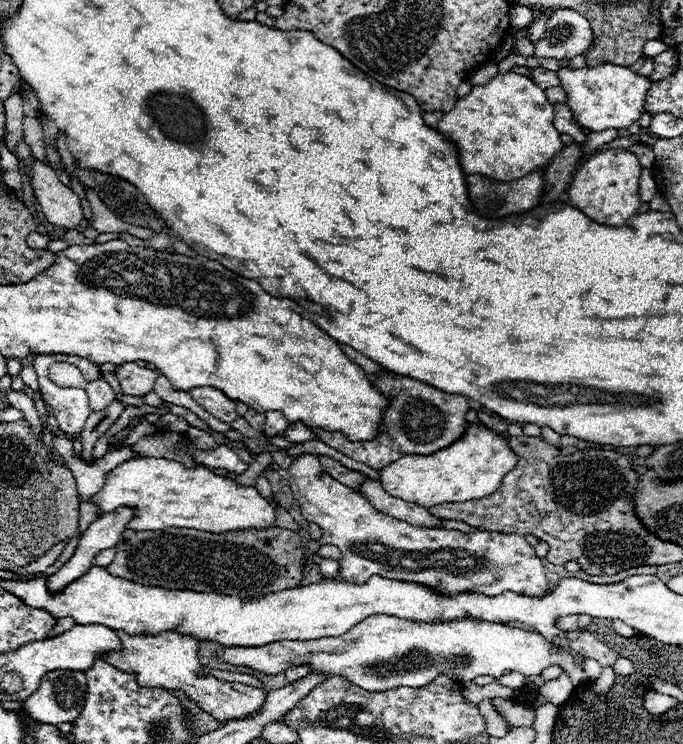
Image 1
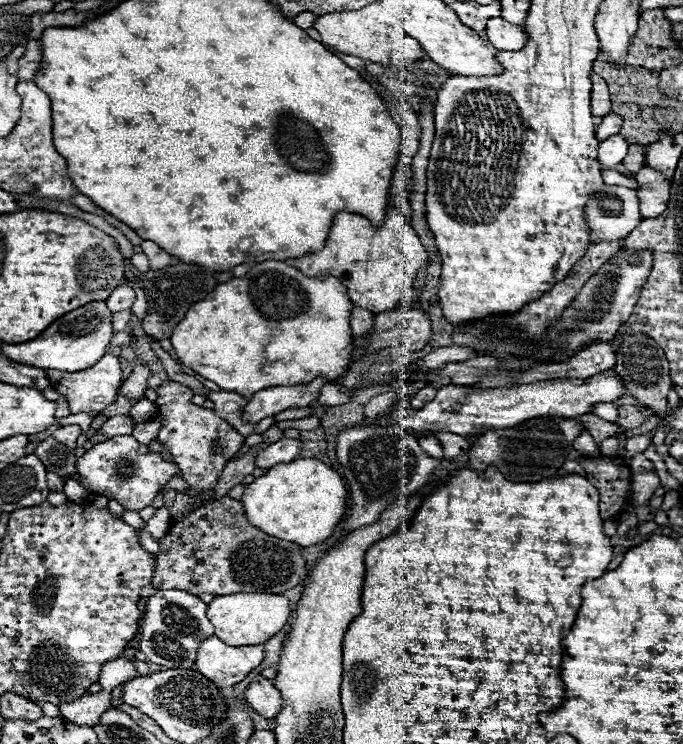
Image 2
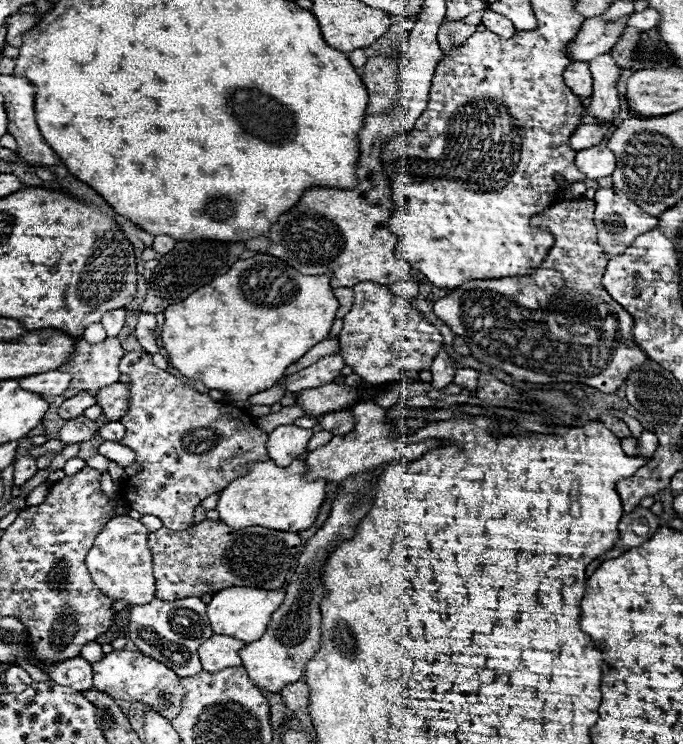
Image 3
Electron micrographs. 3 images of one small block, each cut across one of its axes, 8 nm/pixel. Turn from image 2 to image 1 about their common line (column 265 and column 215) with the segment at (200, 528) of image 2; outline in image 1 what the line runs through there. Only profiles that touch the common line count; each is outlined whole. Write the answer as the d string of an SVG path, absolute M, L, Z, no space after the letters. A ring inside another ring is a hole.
M278 526L222 534L190 528L168 528L156 532L126 530L120 544L116 544L114 562L108 564L106 570L112 576L144 586L252 598L298 586L304 574L302 560L302 538L296 532Z

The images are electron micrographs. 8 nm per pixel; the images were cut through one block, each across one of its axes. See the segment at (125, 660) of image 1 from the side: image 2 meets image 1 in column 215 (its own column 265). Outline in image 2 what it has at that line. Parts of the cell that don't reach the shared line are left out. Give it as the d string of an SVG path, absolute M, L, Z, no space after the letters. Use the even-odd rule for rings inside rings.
M256 676L254 682L246 688L246 700L264 718L274 718L282 708L280 692L264 676Z

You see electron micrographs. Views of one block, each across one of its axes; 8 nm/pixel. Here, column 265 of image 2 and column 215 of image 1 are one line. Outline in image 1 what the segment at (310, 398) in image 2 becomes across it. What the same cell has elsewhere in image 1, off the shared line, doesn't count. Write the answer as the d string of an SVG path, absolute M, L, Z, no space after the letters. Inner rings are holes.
M194 388L188 392L208 414L218 418L220 422L232 424L238 414L236 414L236 402L226 398L220 390L216 388Z

